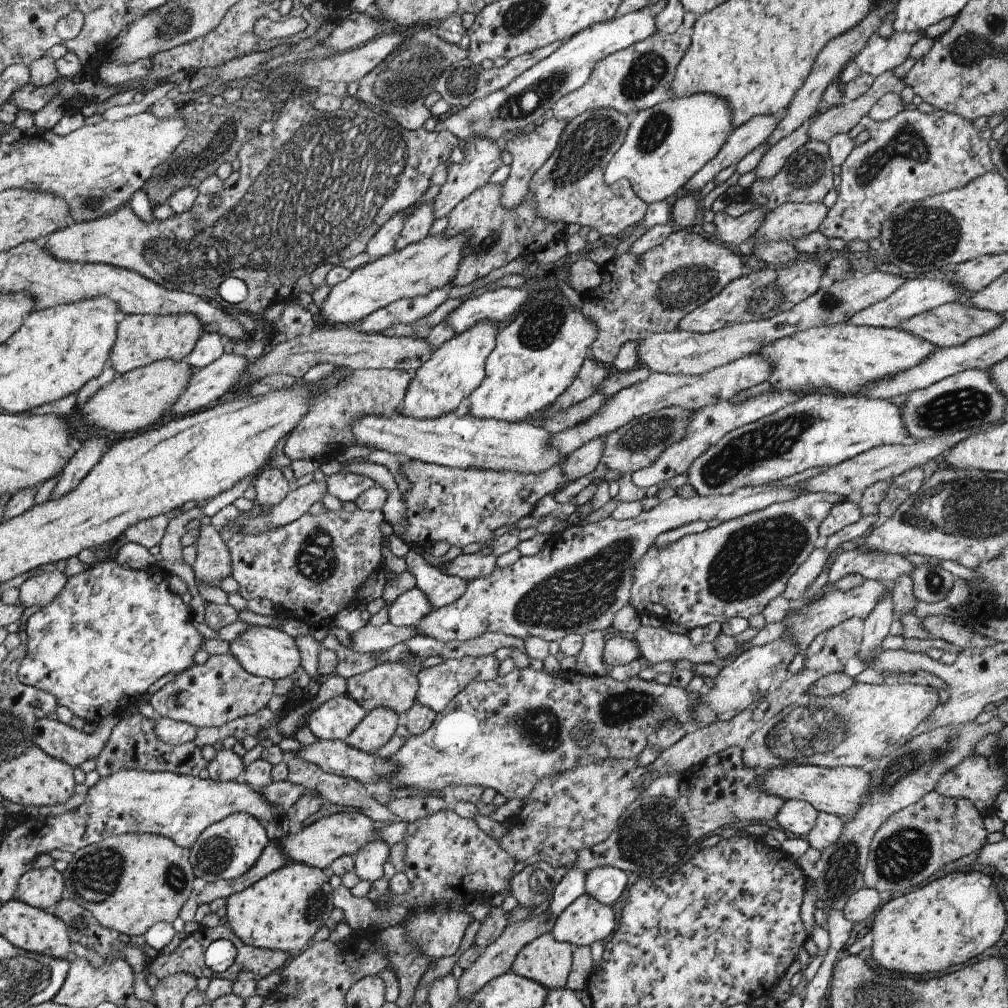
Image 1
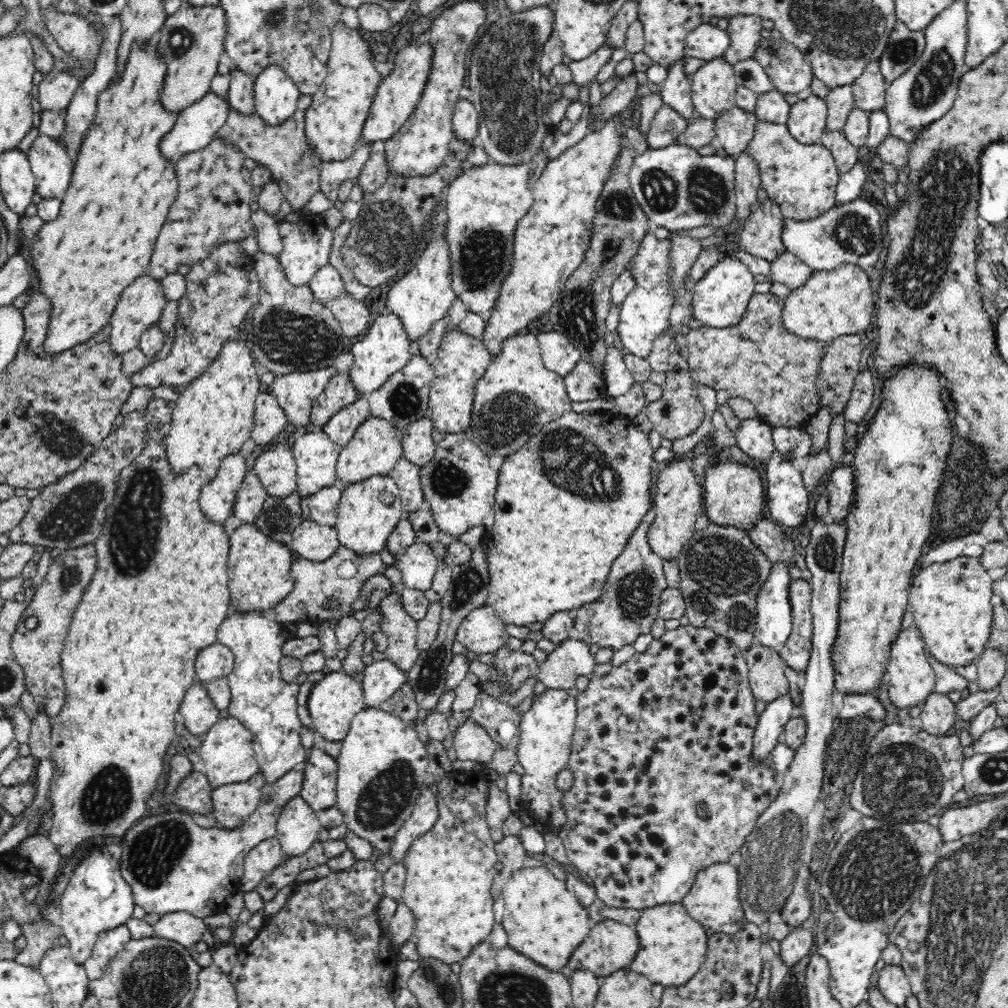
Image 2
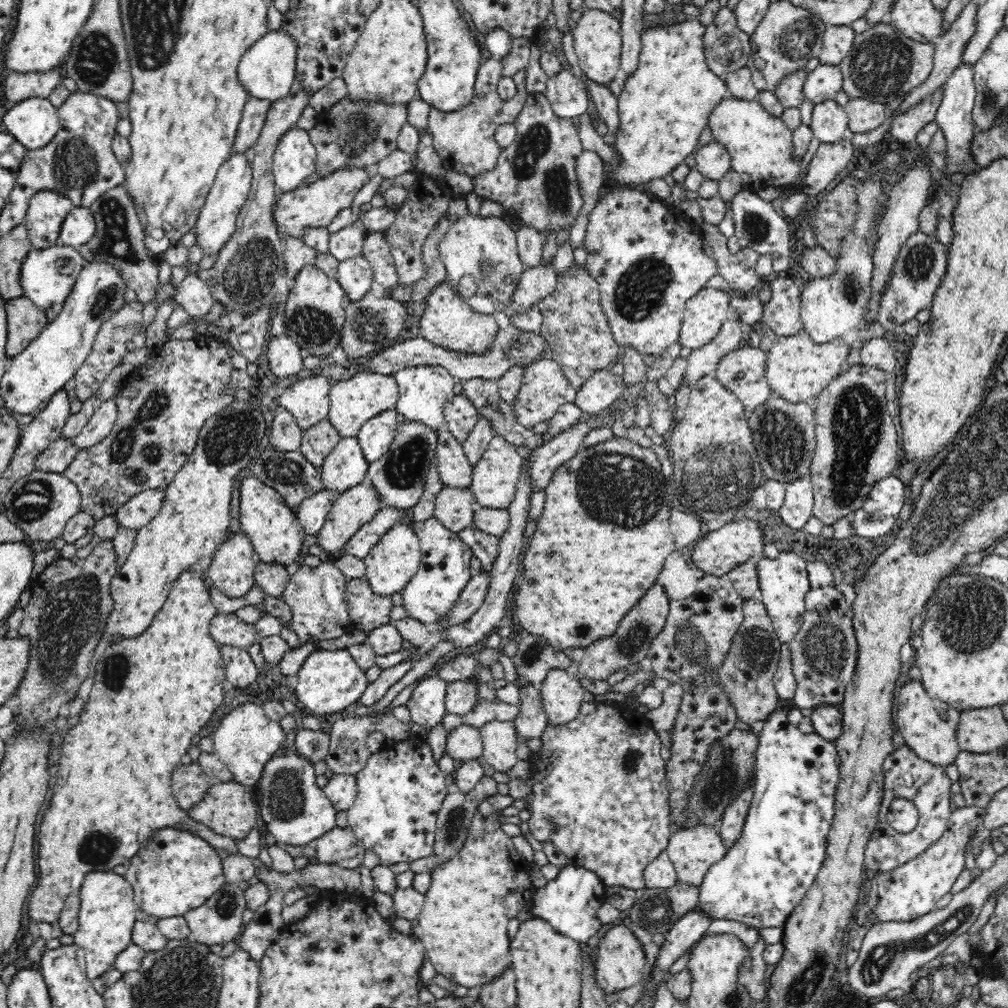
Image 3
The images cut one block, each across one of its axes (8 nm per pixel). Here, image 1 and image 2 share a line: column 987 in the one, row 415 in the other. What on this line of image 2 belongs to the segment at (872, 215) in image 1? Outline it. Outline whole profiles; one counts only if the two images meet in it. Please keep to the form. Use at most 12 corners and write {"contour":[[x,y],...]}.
{"contour":[[176,403],[132,411],[76,470],[39,489],[9,542],[93,543],[119,475]]}

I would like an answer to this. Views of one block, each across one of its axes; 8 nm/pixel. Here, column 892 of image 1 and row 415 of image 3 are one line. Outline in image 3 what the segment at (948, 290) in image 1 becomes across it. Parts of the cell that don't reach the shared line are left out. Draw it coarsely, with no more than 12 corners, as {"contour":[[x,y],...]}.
{"contour":[[319,370],[279,397],[304,431],[329,415],[332,382]]}

